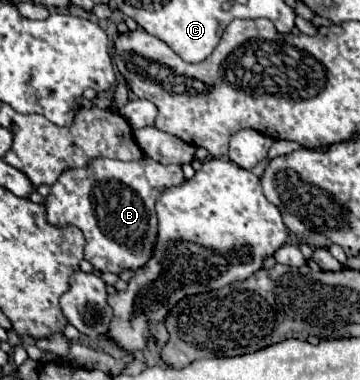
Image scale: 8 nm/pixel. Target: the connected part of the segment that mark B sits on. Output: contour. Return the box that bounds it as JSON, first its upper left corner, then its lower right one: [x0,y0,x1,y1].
[47,157,185,273]

